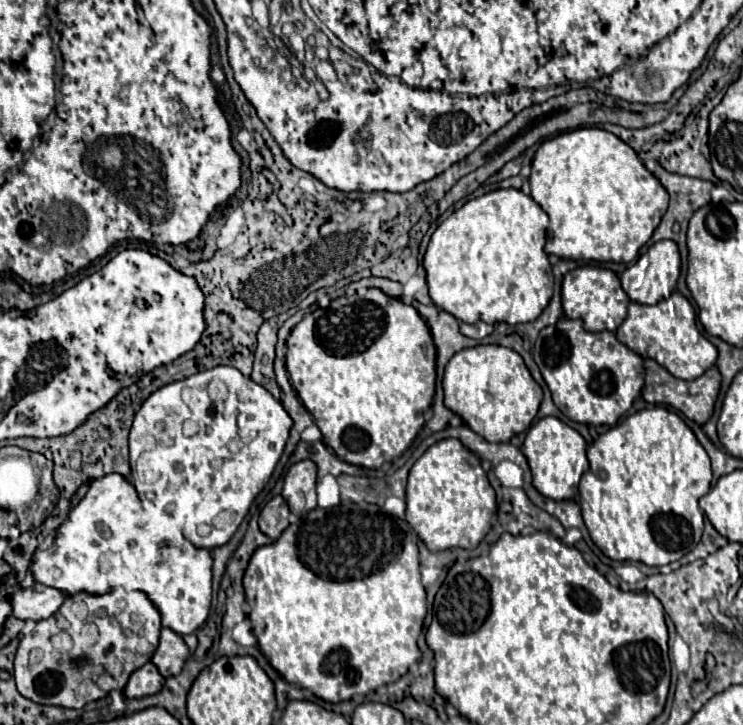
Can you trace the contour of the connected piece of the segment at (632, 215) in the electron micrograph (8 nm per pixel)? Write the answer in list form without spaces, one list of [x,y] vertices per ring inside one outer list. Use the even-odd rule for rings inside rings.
[[[577,128],[545,140],[535,152],[529,184],[531,198],[547,212],[551,220],[545,252],[559,258],[631,262],[639,256],[641,246],[647,244],[655,226],[659,226],[663,214],[667,212],[667,190],[659,186],[653,172],[645,168],[631,146],[601,128]]]

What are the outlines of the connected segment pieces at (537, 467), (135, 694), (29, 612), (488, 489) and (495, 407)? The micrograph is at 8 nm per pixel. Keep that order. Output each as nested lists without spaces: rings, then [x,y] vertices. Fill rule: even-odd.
[[[545,416],[529,428],[521,450],[527,456],[527,462],[533,472],[533,486],[543,496],[551,500],[573,500],[573,496],[577,496],[579,480],[589,470],[589,462],[585,454],[587,444],[577,430],[573,430],[559,418]]]
[[[147,662],[145,666],[141,666],[139,670],[135,670],[129,676],[129,682],[125,686],[125,696],[127,698],[145,698],[145,696],[153,696],[161,690],[163,686],[163,676],[159,674],[159,670],[155,668],[153,662]]]
[[[35,584],[31,588],[19,588],[11,592],[13,616],[19,620],[43,620],[53,616],[67,596],[61,590]]]
[[[445,438],[413,464],[407,484],[407,522],[427,544],[429,550],[447,548],[477,548],[491,530],[491,516],[497,510],[495,490],[489,484],[487,472],[471,450],[457,438]]]
[[[481,344],[455,354],[445,368],[443,390],[445,390],[445,406],[455,414],[459,414],[465,420],[465,424],[473,432],[483,436],[487,442],[509,442],[511,436],[525,432],[531,426],[533,418],[537,416],[539,404],[543,400],[543,390],[529,374],[523,358],[519,358],[515,350],[499,344],[487,344],[487,346]]]

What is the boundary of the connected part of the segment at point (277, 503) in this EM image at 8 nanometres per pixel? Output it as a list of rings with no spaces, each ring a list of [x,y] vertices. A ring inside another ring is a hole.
[[[275,496],[265,504],[259,516],[259,528],[263,534],[267,534],[271,540],[277,540],[281,532],[289,526],[289,506],[283,502],[281,496]]]

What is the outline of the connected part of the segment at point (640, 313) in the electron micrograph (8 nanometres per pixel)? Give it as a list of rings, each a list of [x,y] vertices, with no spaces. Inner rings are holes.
[[[679,296],[679,316],[673,310],[671,302],[661,302],[655,306],[645,306],[631,302],[627,308],[627,318],[617,328],[617,338],[629,346],[633,352],[643,358],[653,358],[661,366],[665,366],[675,378],[695,380],[705,370],[715,364],[717,350],[715,346],[697,330],[695,326],[695,310],[685,296]]]

